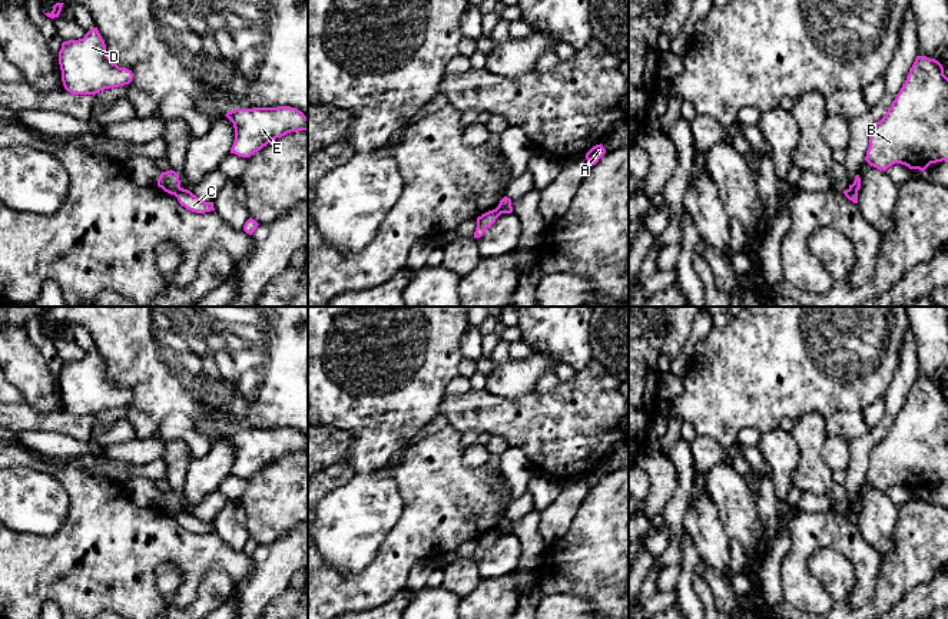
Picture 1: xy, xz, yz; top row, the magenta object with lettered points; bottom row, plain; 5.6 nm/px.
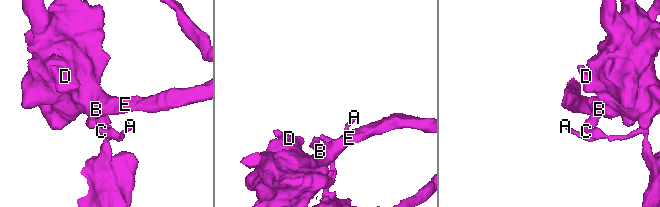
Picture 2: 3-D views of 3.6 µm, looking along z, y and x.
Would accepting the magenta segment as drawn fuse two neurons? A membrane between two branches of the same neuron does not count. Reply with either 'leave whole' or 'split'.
split

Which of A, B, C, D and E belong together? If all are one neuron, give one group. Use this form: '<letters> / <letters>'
A C / B D E

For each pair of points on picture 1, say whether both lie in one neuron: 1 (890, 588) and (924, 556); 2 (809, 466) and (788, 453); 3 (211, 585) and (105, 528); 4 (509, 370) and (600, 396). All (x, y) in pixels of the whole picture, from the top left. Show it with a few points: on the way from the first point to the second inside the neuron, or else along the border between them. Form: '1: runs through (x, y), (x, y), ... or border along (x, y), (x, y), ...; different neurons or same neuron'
1: runs through (898, 579), (915, 562); same neuron
2: border along (791, 433), (798, 449), (794, 483); different neurons
3: border along (235, 582), (225, 573), (208, 572), (192, 602); different neurons
4: border along (533, 390), (514, 397), (500, 397); different neurons

